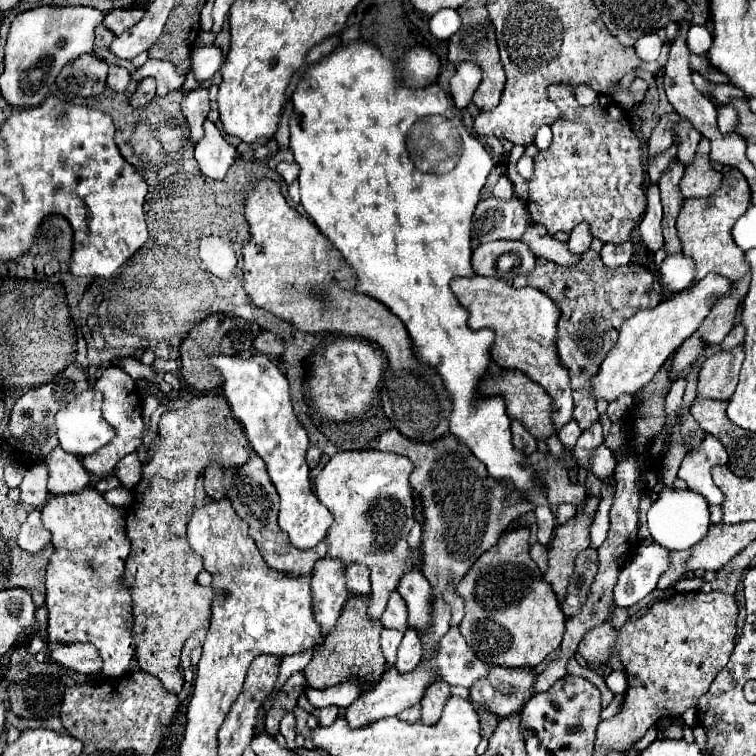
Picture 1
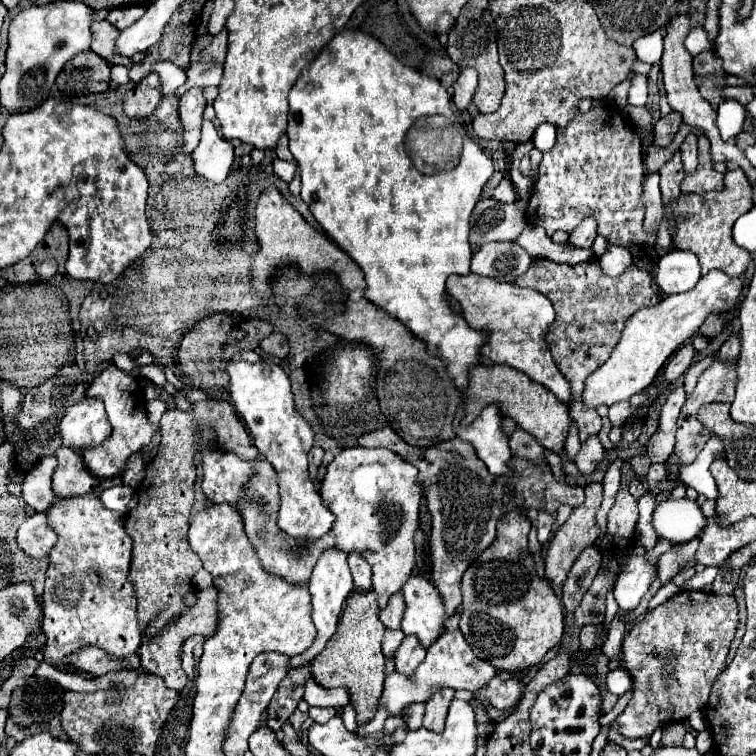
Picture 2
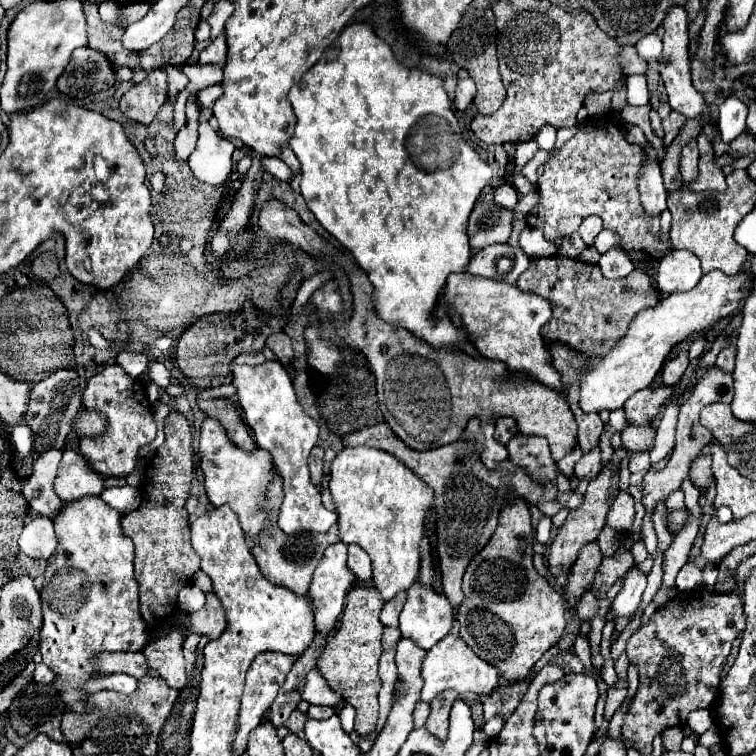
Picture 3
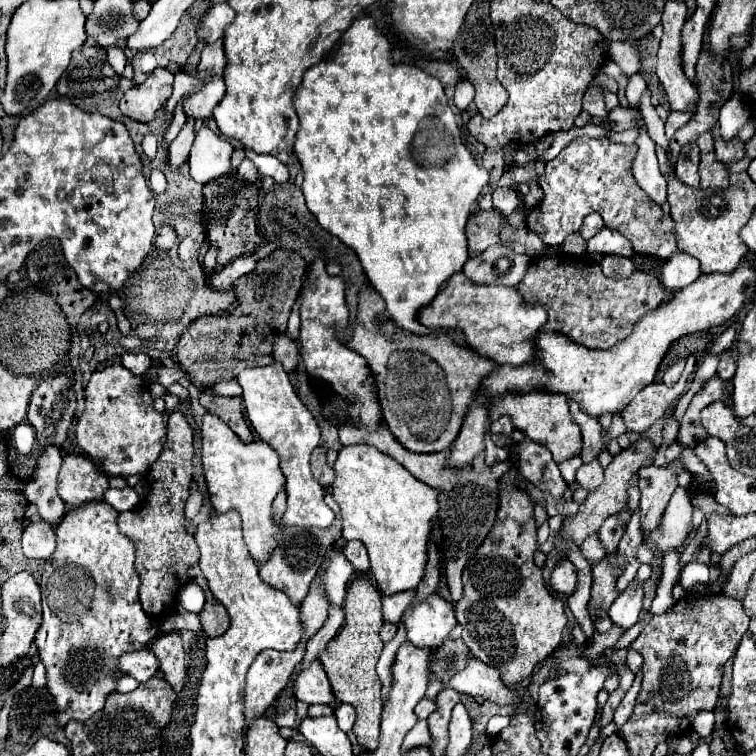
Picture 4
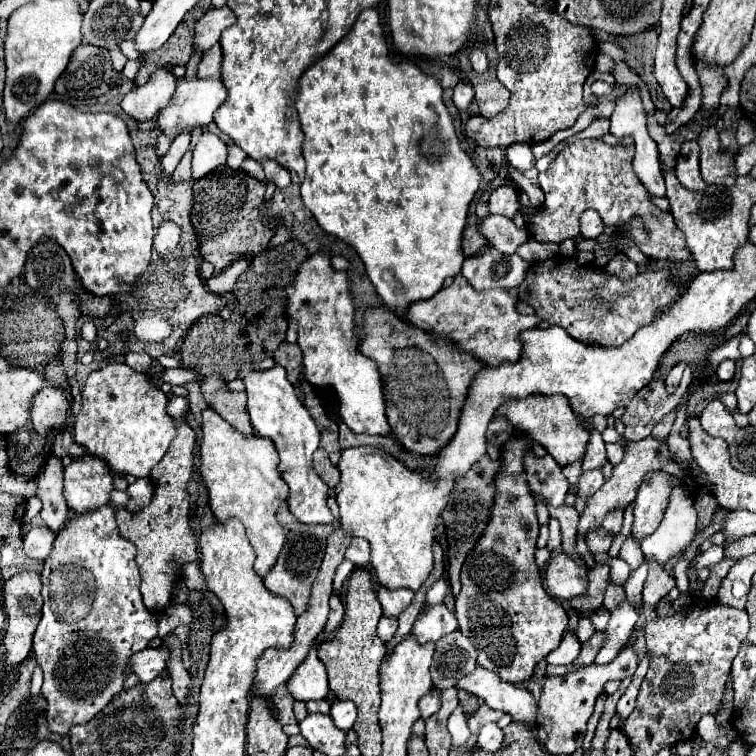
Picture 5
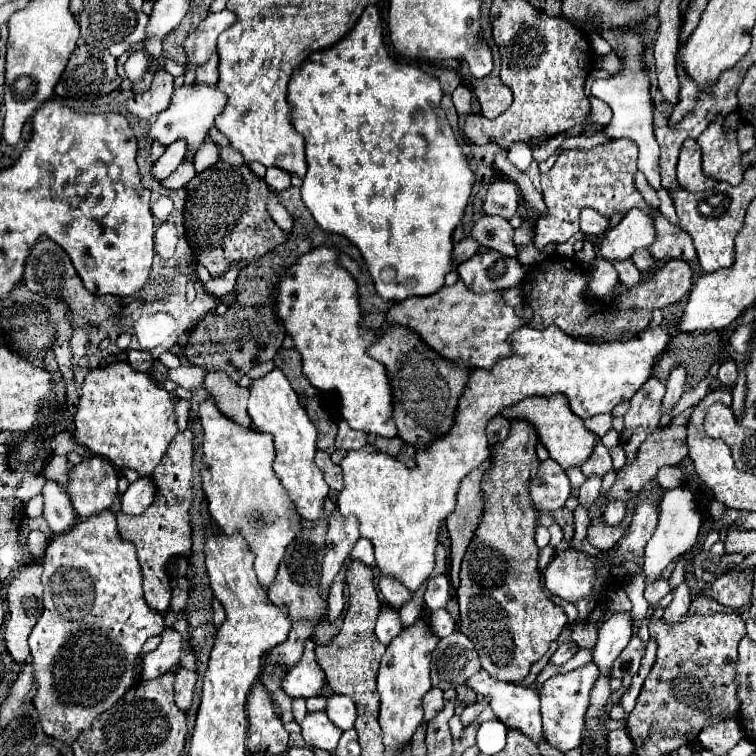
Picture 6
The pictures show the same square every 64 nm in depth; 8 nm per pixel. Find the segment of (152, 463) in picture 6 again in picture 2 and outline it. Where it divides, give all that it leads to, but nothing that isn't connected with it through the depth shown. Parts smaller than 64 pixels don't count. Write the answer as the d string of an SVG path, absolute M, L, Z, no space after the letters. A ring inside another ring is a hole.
M110 364L102 374L98 374L92 384L86 390L86 396L98 398L104 402L106 412L108 412L108 422L112 426L112 436L100 444L100 448L84 448L82 458L90 472L98 478L112 478L124 472L128 458L138 452L142 446L152 442L152 436L156 432L156 426L148 422L146 414L146 402L138 398L138 382L118 366Z

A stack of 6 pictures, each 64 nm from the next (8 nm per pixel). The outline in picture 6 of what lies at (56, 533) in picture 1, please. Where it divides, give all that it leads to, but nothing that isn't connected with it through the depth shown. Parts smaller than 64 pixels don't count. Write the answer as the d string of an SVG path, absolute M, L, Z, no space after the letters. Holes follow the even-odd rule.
M104 510L96 516L80 520L74 528L58 534L44 554L44 614L30 632L30 648L34 658L34 708L38 712L46 736L72 744L80 732L88 732L98 714L112 708L134 684L140 672L140 650L150 636L164 630L164 616L148 608L142 596L142 572L136 548L120 538L116 516Z

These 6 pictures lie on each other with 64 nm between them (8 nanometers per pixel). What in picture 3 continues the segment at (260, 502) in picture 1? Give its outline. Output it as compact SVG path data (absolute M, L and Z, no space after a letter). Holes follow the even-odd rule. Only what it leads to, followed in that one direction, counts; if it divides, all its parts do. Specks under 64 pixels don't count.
M276 478L272 482L272 488L268 490L268 522L266 522L266 528L260 534L258 544L254 548L254 558L258 562L258 568L260 568L262 576L268 582L284 586L284 588L292 590L298 596L304 596L304 594L308 594L308 584L312 582L312 574L316 570L316 564L324 556L324 548L328 548L330 544L334 544L334 542L340 540L340 536L338 536L338 524L336 522L324 534L320 534L320 532L316 532L316 534L314 532L306 532L306 536L288 536L282 530L278 530L278 524L276 524L276 520L278 520L278 508L282 504L282 496L284 496L282 494L282 480Z

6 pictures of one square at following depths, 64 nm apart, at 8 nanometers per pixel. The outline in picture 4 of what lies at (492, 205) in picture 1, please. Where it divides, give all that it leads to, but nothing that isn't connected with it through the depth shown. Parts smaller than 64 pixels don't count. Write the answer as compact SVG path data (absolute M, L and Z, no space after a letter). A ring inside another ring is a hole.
M496 210L476 212L466 224L466 238L470 254L484 252L486 248L500 242L500 228L502 228L502 214Z

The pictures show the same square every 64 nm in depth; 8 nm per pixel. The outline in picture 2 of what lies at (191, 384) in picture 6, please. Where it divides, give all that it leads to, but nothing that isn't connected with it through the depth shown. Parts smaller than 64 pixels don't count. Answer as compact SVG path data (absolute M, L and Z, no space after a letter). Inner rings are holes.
M148 364L148 366L142 366L138 370L140 376L148 378L152 384L156 384L158 388L162 388L166 384L166 376L164 376L164 370L158 366L158 364Z

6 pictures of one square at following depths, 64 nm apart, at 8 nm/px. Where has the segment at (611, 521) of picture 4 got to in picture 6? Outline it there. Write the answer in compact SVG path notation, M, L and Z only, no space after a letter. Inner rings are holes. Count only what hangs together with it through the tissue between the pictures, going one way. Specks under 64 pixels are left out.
M610 500L610 504L606 506L606 512L604 512L604 520L608 524L620 524L620 520L624 518L624 502L620 500Z

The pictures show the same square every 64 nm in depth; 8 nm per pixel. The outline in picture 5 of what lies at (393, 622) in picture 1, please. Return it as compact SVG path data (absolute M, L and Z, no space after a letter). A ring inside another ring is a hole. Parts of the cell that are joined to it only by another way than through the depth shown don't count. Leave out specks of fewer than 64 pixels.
M380 586L378 590L378 600L382 604L384 616L390 616L390 618L398 618L398 614L412 602L412 598L414 598L414 592L408 588L390 590L390 588Z

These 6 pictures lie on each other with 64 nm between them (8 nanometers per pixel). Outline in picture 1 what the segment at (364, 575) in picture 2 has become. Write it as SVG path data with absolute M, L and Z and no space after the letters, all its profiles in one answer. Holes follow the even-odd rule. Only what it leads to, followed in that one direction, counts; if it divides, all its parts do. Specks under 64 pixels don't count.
M348 564L346 568L346 578L348 578L348 588L354 594L370 594L370 572L364 564Z

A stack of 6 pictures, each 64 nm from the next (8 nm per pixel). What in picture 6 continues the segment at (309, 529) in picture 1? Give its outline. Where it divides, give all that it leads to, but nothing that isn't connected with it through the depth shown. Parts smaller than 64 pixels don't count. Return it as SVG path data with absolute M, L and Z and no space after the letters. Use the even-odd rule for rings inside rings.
M274 368L270 374L252 380L250 384L250 400L248 400L248 414L252 424L260 432L268 432L274 436L276 458L274 458L274 472L280 478L282 486L286 488L290 500L296 504L298 514L304 520L318 520L322 516L322 504L328 496L330 488L324 482L320 468L314 464L316 454L316 426L310 422L306 410L300 406L296 392L292 390L286 376Z

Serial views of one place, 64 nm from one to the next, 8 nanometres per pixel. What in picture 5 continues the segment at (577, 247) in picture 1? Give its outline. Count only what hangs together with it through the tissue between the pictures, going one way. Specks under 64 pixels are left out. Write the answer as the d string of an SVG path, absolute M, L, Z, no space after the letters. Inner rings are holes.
M588 210L588 212L584 212L584 216L580 216L582 238L596 238L602 232L604 232L604 222L596 210Z

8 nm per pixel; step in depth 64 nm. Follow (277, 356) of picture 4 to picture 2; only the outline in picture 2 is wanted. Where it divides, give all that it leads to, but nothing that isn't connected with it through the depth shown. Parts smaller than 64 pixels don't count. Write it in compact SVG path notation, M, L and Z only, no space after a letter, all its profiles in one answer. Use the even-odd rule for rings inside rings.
M272 332L268 338L262 340L260 348L272 356L278 356L278 358L286 358L288 356L288 338L280 332Z

